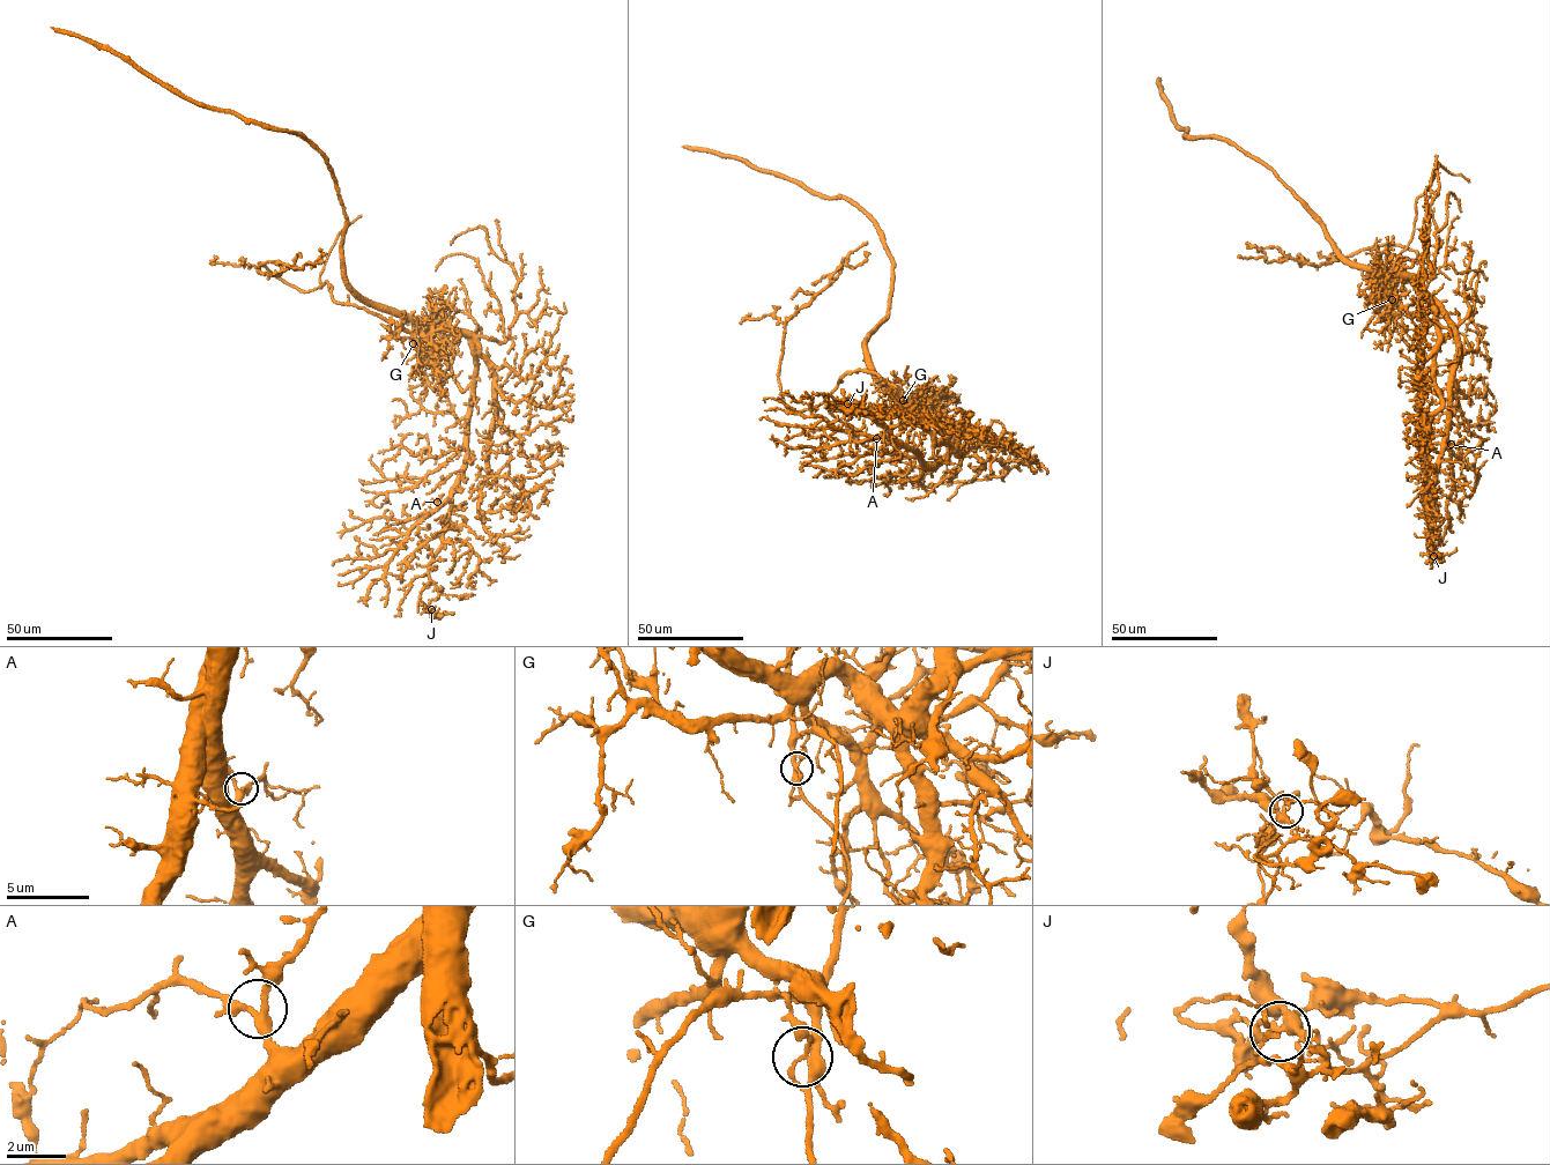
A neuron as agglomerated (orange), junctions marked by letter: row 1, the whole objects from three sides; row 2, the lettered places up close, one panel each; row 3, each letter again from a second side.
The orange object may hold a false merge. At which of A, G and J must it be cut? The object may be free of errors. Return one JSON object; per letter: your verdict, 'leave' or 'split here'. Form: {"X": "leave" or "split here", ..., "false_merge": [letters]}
{"A": "leave", "G": "split here", "J": "leave", "false_merge": ["G"]}

